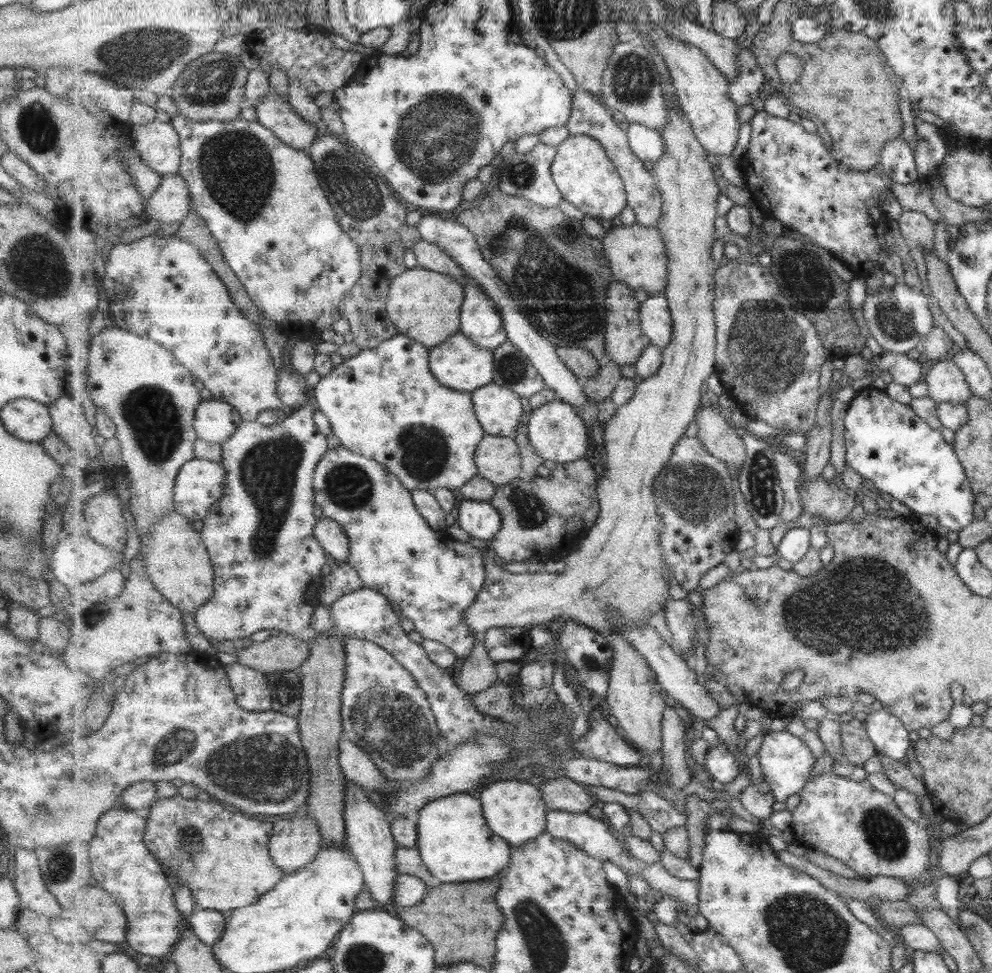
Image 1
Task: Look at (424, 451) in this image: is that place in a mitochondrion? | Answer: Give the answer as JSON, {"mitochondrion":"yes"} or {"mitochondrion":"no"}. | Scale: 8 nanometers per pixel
{"mitochondrion":"yes"}

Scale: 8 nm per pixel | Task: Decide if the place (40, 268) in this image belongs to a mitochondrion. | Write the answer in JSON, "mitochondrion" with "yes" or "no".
{"mitochondrion":"yes"}

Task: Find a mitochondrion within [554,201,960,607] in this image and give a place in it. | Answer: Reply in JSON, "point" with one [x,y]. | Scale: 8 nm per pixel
{"point":[768,349]}

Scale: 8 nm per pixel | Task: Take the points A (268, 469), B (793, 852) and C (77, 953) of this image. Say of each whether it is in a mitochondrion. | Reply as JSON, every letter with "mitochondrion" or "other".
{"A":"mitochondrion","B":"other","C":"other"}

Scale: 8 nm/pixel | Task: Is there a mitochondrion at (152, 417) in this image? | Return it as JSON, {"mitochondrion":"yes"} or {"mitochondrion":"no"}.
{"mitochondrion":"yes"}

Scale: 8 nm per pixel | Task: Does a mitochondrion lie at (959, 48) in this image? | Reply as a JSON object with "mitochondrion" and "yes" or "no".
{"mitochondrion":"no"}

